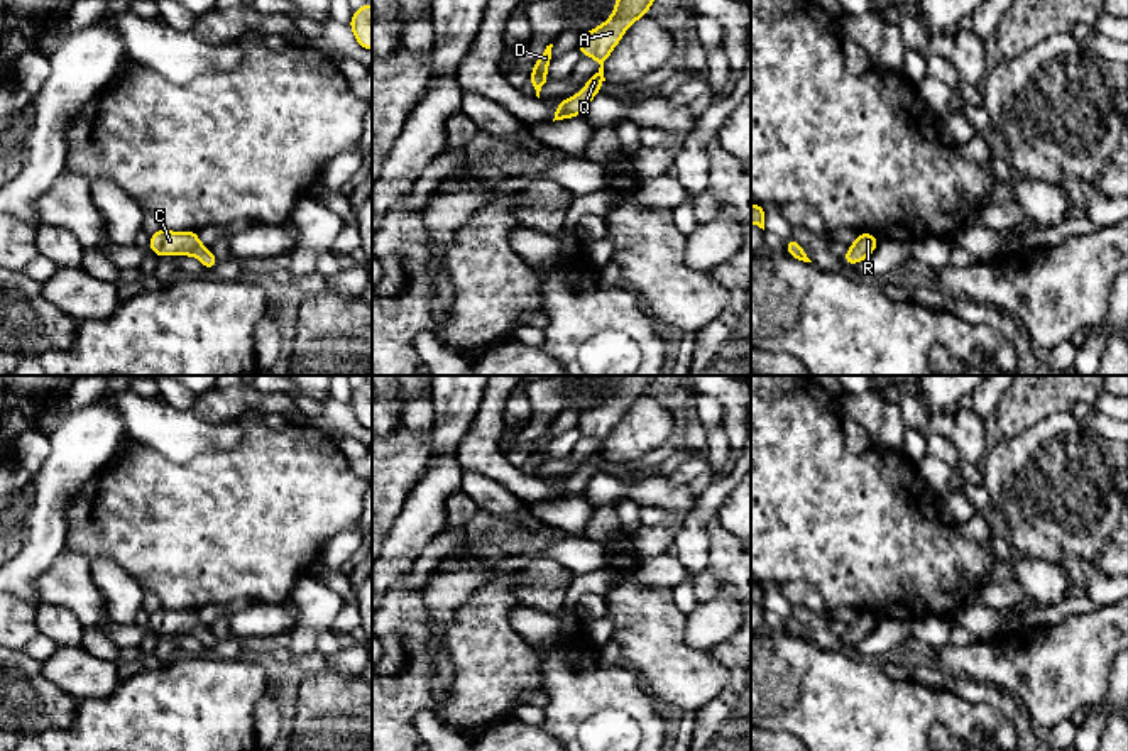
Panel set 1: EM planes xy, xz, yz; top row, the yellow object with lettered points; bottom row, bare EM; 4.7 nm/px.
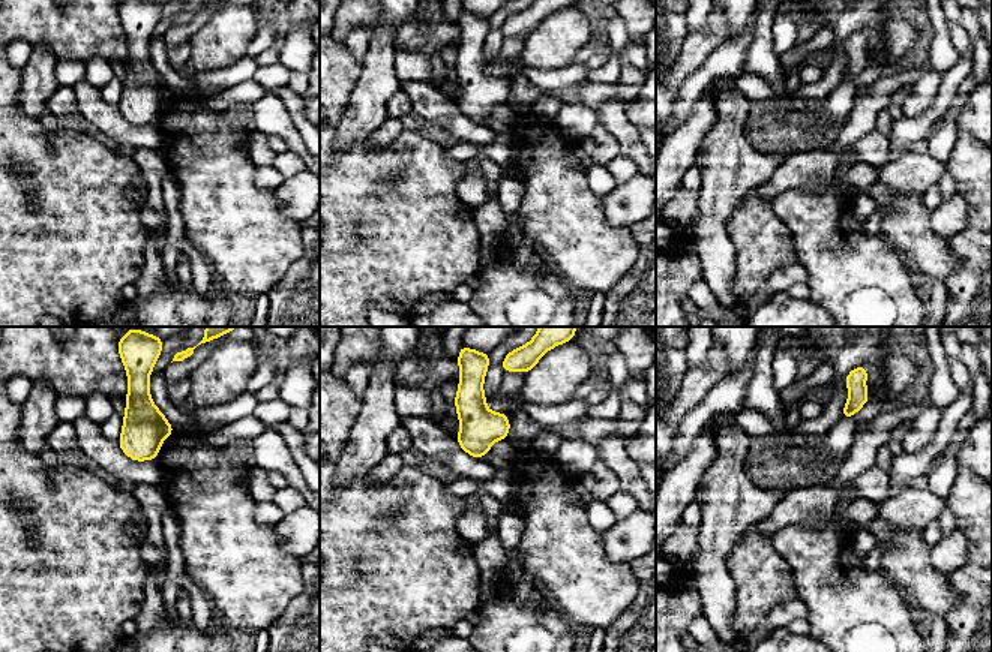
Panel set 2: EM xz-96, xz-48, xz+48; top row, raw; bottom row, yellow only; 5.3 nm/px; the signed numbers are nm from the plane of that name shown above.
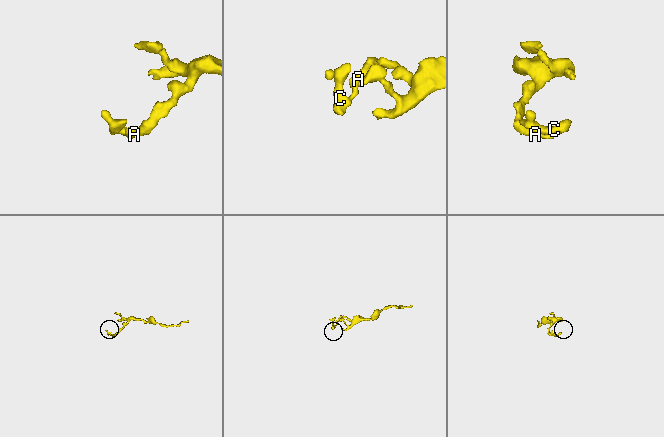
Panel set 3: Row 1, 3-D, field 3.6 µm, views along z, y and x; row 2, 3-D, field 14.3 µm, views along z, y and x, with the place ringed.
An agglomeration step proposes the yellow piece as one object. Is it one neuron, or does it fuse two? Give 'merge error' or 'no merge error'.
no merge error

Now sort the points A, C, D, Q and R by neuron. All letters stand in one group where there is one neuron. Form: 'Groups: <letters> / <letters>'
Groups: A C D Q R

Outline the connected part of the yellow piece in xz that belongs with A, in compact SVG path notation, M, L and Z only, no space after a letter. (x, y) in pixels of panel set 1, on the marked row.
M617 0L612 15L602 25L580 36L578 49L582 56L597 59L600 68L575 96L558 103L553 122L585 113L590 100L600 93L600 83L605 81L605 59L619 44L622 34L639 17L644 17L653 3L654 0Z

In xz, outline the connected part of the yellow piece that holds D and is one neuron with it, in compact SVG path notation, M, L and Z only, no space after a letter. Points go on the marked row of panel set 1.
M553 44L546 46L545 52L534 61L534 71L528 79L534 86L538 98L543 85L550 79L545 71L551 64L551 47Z

